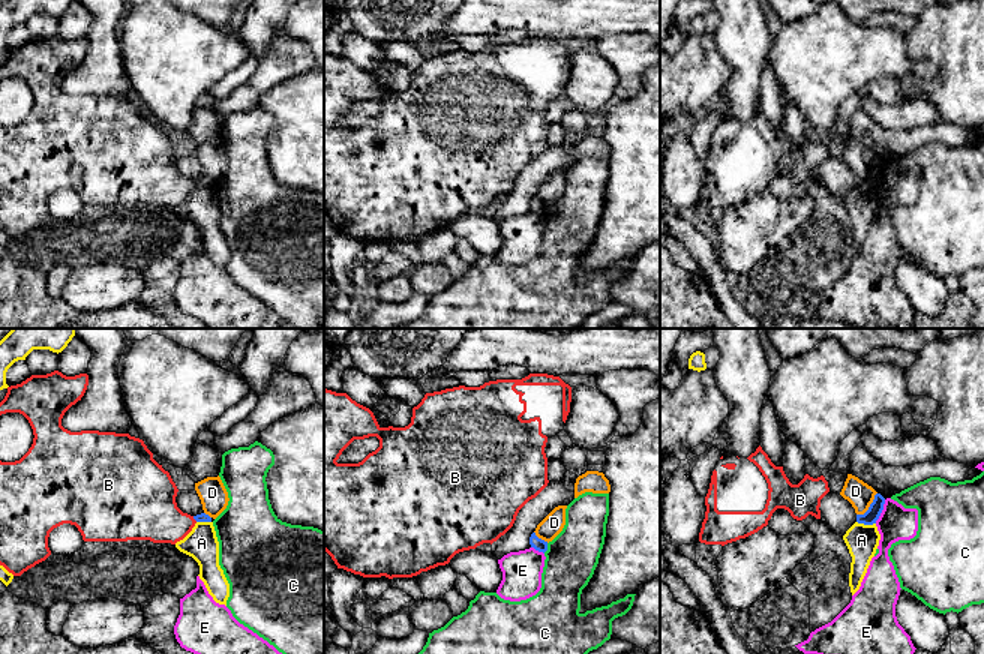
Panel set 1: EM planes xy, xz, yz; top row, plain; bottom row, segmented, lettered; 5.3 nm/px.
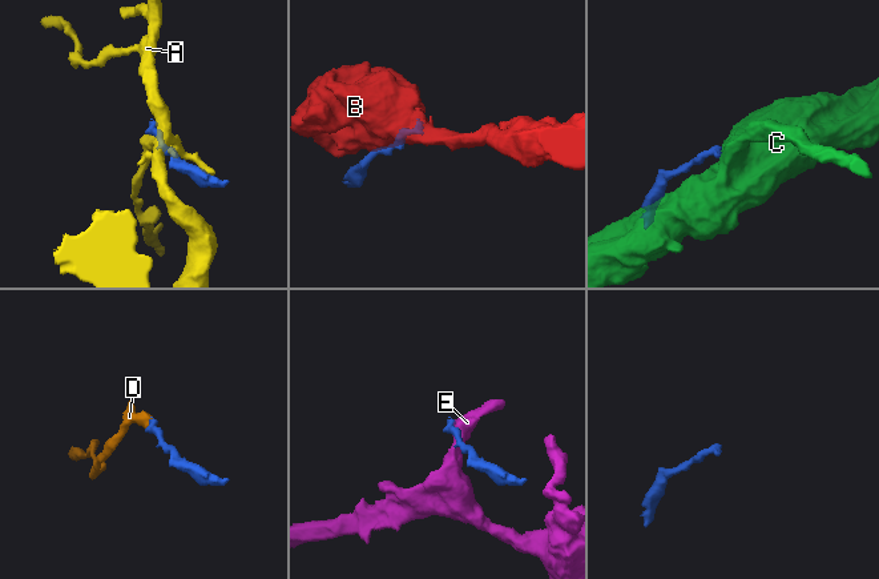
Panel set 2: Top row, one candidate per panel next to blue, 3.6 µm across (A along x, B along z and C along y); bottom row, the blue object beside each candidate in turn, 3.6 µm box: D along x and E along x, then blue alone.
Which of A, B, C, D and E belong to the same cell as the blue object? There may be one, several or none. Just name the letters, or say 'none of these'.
D

